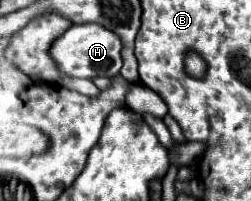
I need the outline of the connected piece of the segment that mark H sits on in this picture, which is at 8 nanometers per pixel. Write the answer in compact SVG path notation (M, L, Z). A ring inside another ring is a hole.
M73 24L63 36L59 36L53 46L51 46L51 56L57 62L59 70L63 70L71 78L97 78L97 76L107 76L113 78L119 74L123 66L121 58L123 44L119 36L99 24Z

